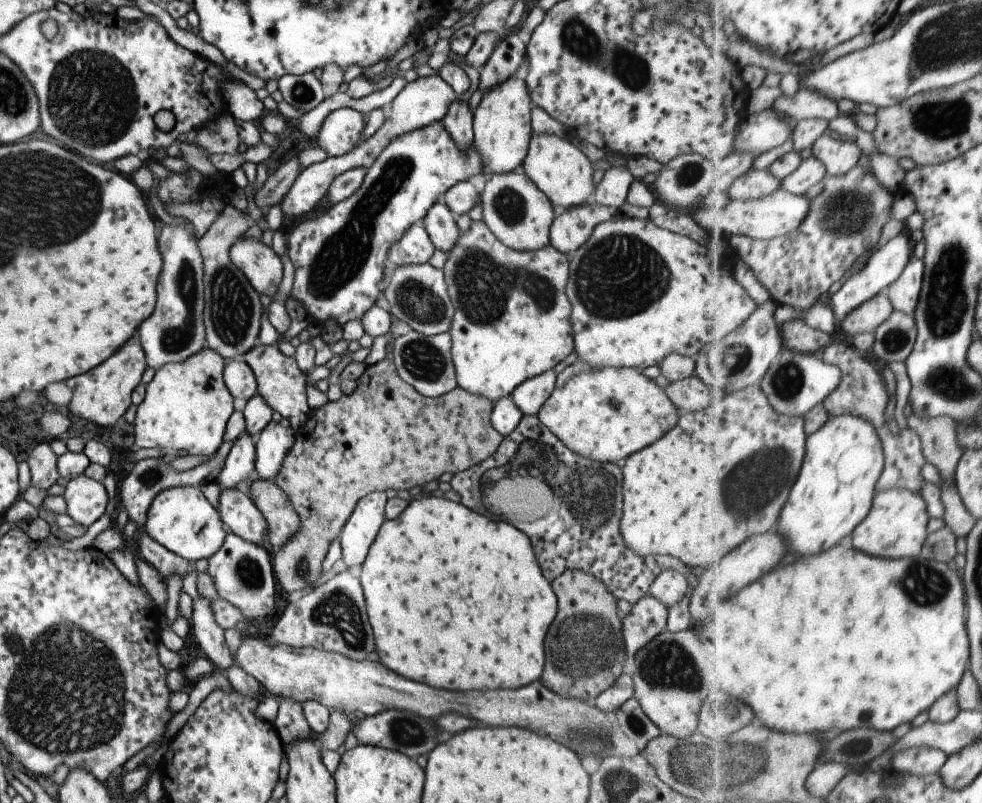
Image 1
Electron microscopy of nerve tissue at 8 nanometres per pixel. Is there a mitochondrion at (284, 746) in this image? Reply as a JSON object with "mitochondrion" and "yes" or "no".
{"mitochondrion":"no"}

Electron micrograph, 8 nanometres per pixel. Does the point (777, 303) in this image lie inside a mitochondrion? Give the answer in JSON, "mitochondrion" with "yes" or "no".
{"mitochondrion":"no"}

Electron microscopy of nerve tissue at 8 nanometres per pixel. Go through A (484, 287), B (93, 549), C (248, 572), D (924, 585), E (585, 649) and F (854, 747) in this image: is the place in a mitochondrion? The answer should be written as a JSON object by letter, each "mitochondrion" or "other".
{"A":"mitochondrion","B":"other","C":"mitochondrion","D":"mitochondrion","E":"mitochondrion","F":"mitochondrion"}

